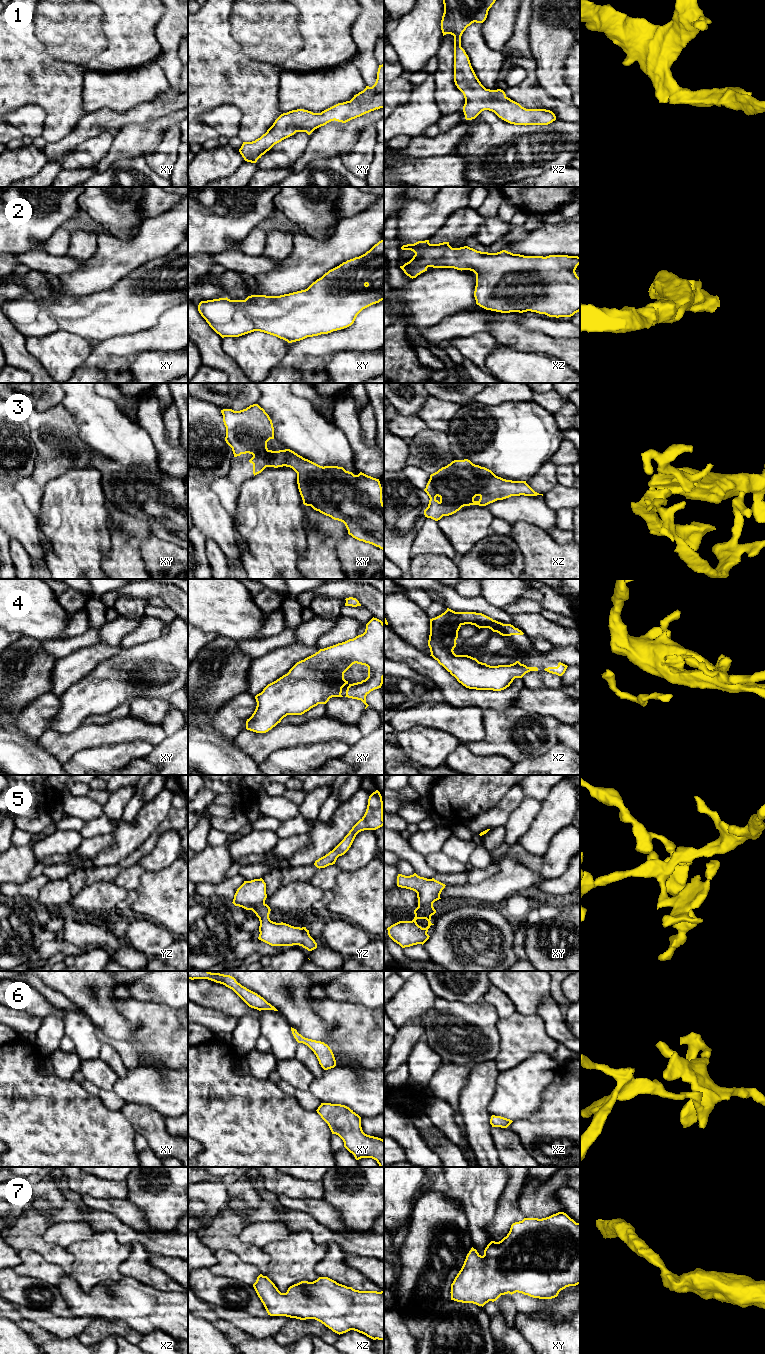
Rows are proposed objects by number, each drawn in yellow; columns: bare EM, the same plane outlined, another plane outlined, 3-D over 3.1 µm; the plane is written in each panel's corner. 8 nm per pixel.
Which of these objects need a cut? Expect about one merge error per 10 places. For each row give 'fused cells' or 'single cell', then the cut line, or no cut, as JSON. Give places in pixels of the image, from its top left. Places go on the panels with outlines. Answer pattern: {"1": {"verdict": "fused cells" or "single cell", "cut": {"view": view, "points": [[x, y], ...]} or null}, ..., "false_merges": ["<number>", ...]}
{"1": {"verdict": "single cell", "cut": null}, "2": {"verdict": "single cell", "cut": null}, "3": {"verdict": "single cell", "cut": null}, "4": {"verdict": "single cell", "cut": null}, "5": {"verdict": "fused cells", "cut": {"view": "xy", "points": [[432, 904], [418, 906]]}}, "6": {"verdict": "single cell", "cut": null}, "7": {"verdict": "single cell", "cut": null}, "false_merges": ["5"]}

